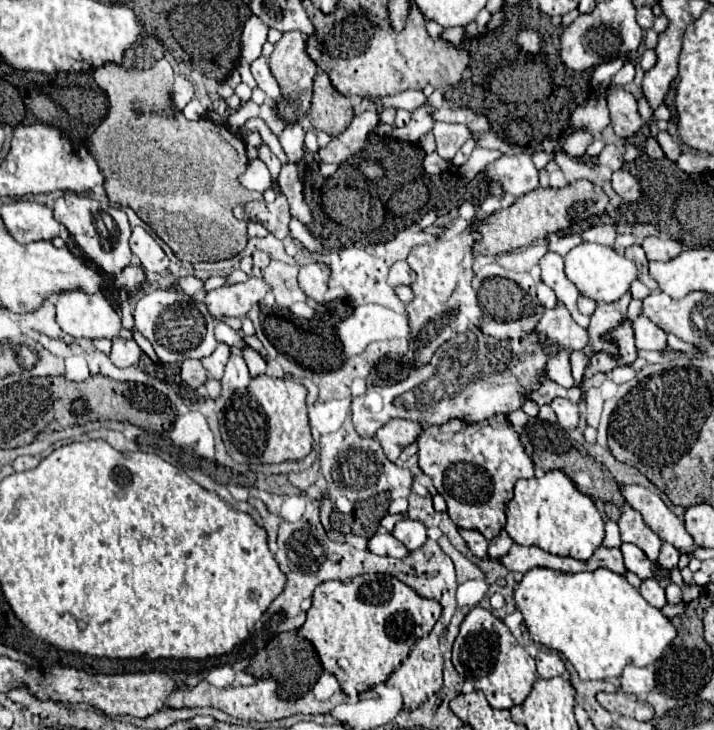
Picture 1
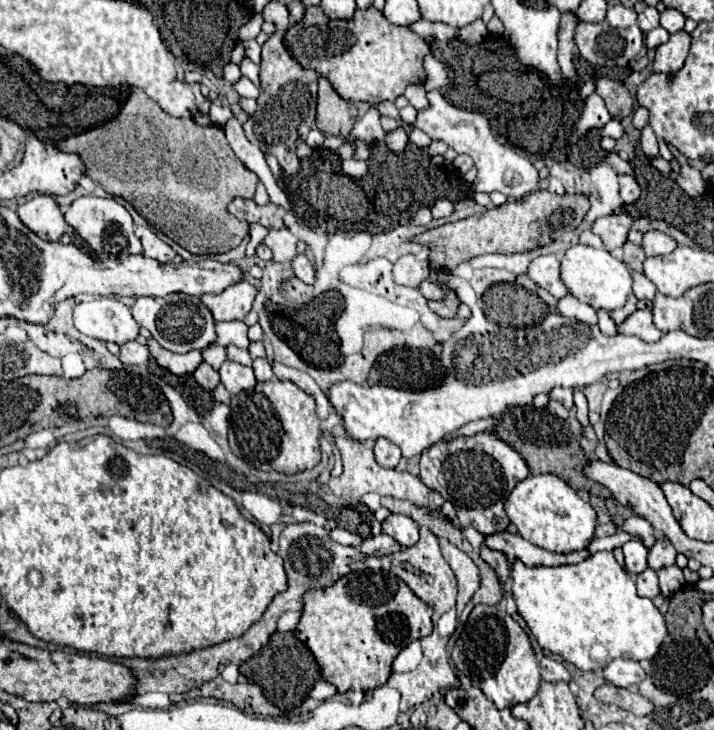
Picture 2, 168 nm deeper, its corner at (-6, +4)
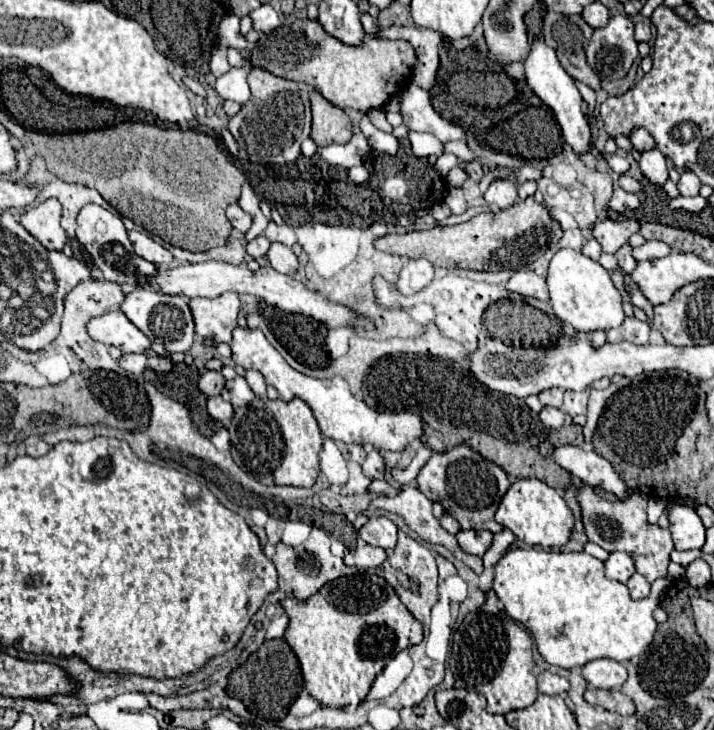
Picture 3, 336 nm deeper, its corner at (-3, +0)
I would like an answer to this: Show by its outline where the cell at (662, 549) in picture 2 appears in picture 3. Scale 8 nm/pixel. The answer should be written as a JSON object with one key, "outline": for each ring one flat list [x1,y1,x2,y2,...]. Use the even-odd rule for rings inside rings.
{"outline":[[583,486,583,490,577,494,577,500,581,504,583,512,583,524,585,524,585,534,591,542,599,544,607,552,615,550,625,550,635,558,635,568,639,574,647,578,649,584,653,584,657,578,667,576,667,566,669,566,669,554,673,550,673,538,667,528,651,526,647,522,647,496,637,492,635,496,627,498,625,502,607,502,599,498,591,486]]}

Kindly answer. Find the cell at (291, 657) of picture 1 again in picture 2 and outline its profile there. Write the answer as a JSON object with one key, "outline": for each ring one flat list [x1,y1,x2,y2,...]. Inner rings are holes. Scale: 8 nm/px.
{"outline":[[276,632,270,636,268,646,260,652,260,656,254,656,252,660,244,662,240,666,242,674,258,684,264,692,264,696,278,706,284,712,290,712,298,708,310,694,316,680,320,680,320,668,312,656,312,652,302,644,292,632]]}

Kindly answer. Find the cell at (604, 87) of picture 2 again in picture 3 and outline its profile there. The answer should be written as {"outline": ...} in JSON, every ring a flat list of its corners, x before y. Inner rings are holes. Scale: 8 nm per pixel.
{"outline":[[547,12,543,20,543,38,557,52,557,60,567,74,581,80,593,90,601,90,599,76,585,62,585,46,593,28,579,16]]}

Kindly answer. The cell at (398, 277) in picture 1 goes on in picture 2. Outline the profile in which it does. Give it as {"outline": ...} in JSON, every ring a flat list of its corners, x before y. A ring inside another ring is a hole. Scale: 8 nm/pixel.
{"outline":[[412,254,402,256,394,264,394,280,396,284,402,284,402,286,420,286,428,278,428,274,430,274,428,262]]}

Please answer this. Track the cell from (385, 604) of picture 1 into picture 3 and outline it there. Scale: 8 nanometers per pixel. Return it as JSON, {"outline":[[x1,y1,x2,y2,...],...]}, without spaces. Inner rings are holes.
{"outline":[[359,572,353,576,337,578,325,584,317,594,307,600,287,598,281,604,289,614,289,626,283,638,299,658,305,688,323,706,359,706,369,694,371,684,375,682,383,666,397,652,423,640,423,624,405,608,393,586,373,572]]}

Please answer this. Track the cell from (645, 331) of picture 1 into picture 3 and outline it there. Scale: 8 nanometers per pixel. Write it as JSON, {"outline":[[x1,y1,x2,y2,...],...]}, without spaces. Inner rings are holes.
{"outline":[[635,316,625,318,621,326,607,330,607,342,633,342,633,344,647,344,649,342,649,334,651,334,651,326,649,322,641,322]]}

